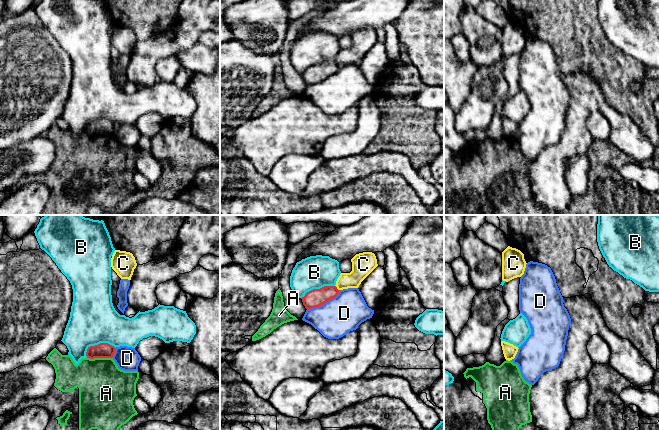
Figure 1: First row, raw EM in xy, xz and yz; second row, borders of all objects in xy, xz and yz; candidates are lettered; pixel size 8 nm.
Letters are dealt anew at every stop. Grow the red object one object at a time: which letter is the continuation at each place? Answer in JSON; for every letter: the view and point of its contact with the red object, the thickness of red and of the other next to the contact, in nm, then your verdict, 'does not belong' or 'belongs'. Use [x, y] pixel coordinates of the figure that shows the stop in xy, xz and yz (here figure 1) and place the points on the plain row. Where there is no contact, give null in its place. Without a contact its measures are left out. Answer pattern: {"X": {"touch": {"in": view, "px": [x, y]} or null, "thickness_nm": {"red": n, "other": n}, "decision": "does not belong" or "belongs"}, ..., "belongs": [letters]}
{"A": {"touch": {"in": "xy", "px": [99, 133]}, "thickness_nm": {"red": 130, "other": 400}, "decision": "does not belong"}, "B": {"touch": {"in": "xy", "px": [98, 120]}, "thickness_nm": {"red": 130, "other": 380}, "decision": "does not belong"}, "C": {"touch": {"in": "xz", "px": [336, 64]}, "thickness_nm": {"red": 140, "other": 140}, "decision": "does not belong"}, "D": {"touch": {"in": "xz", "px": [324, 78]}, "thickness_nm": {"red": 140, "other": 300}, "decision": "does not belong"}, "belongs": []}

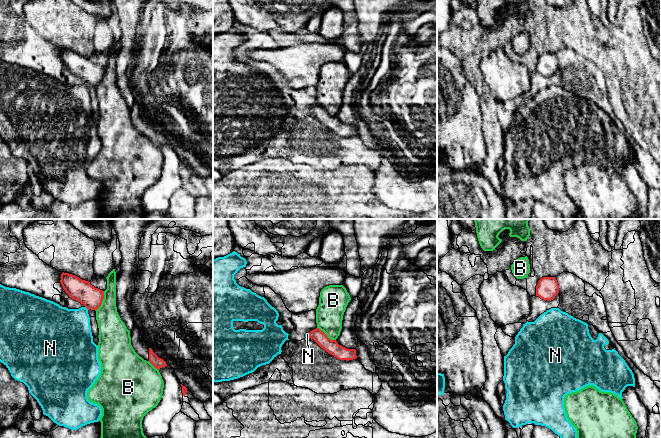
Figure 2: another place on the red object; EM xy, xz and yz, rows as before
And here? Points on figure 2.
{"B": {"touch": {"in": "xy", "px": [102, 76]}, "thickness_nm": {"red": 180, "other": 220}, "decision": "does not belong"}, "N": {"touch": {"in": "xy", "px": [86, 83]}, "thickness_nm": {"red": 180, "other": 360}, "decision": "does not belong"}, "belongs": []}

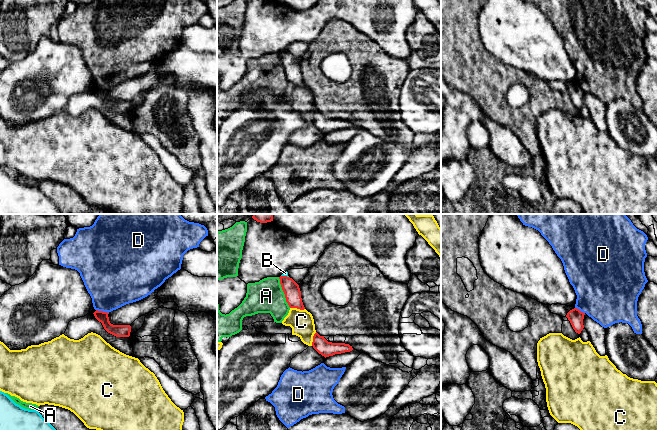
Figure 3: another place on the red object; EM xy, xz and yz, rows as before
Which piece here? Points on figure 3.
{"A": {"touch": {"in": "xz", "px": [283, 67]}, "thickness_nm": {"red": 130, "other": 280}, "decision": "does not belong"}, "B": {"touch": {"in": "xz", "px": [285, 52]}, "thickness_nm": {"red": 130, "other": 30}, "decision": "does not belong"}, "C": {"touch": {"in": "xz", "px": [297, 84]}, "thickness_nm": {"red": 130, "other": 190}, "decision": "does not belong"}, "D": {"touch": {"in": "xy", "px": [102, 87]}, "thickness_nm": {"red": 100, "other": 420}, "decision": "does not belong"}, "belongs": []}

